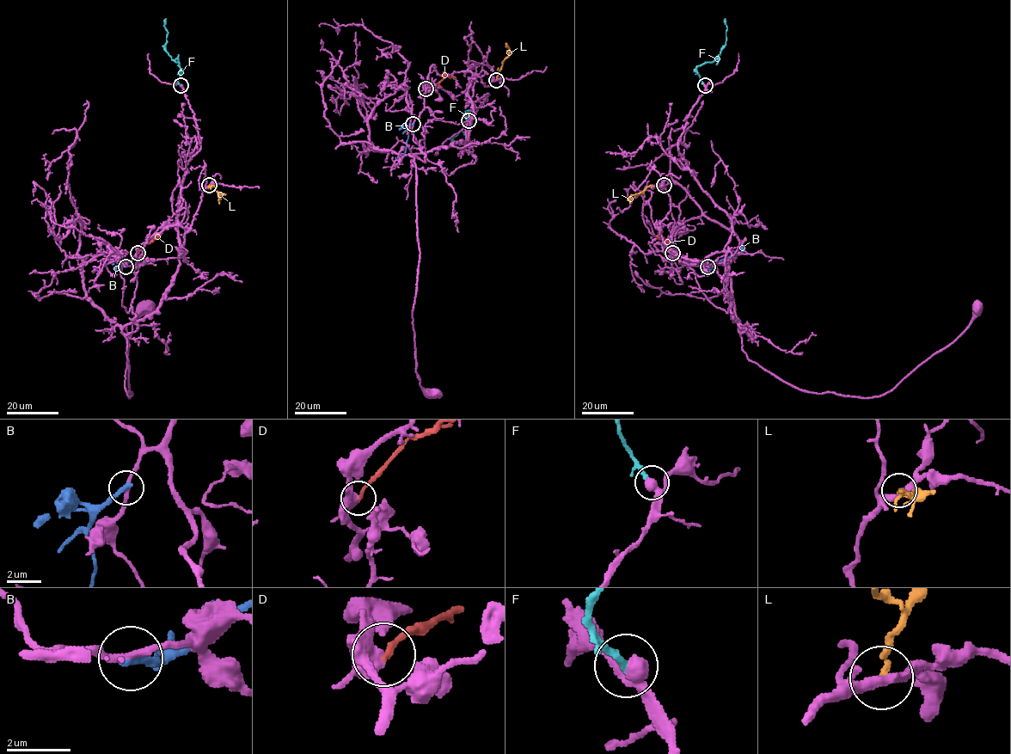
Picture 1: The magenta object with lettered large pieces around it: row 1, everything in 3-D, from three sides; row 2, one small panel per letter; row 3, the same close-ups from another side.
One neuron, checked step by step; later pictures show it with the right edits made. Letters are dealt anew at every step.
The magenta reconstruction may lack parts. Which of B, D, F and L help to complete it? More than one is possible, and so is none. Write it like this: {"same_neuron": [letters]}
{"same_neuron": ["F"]}

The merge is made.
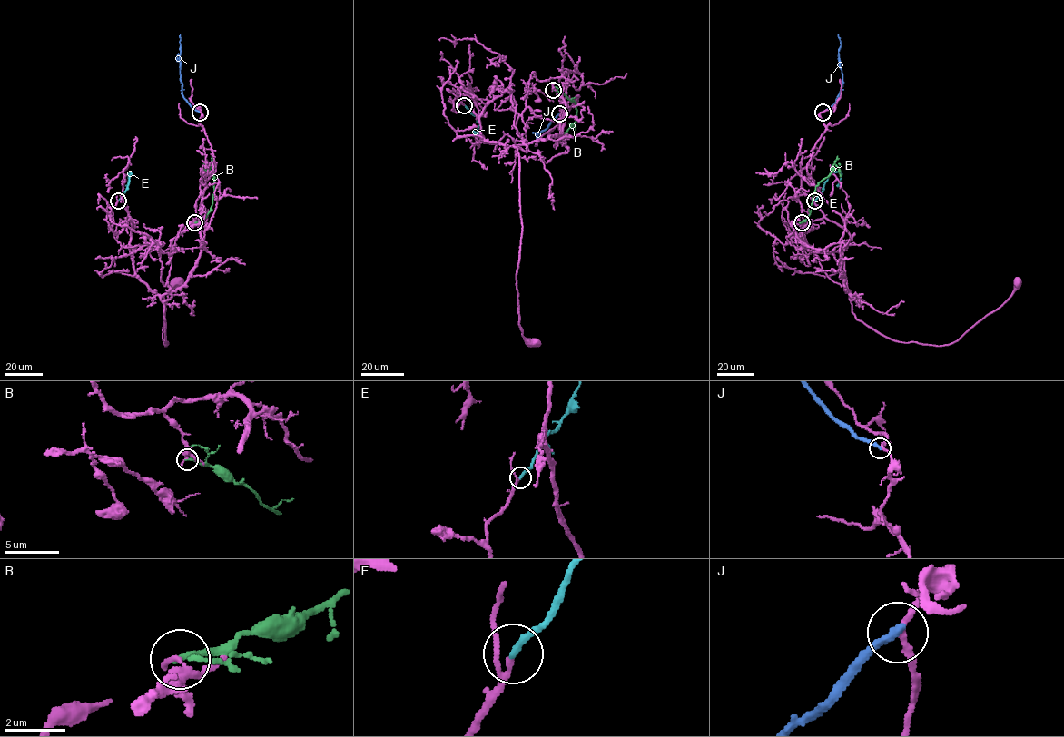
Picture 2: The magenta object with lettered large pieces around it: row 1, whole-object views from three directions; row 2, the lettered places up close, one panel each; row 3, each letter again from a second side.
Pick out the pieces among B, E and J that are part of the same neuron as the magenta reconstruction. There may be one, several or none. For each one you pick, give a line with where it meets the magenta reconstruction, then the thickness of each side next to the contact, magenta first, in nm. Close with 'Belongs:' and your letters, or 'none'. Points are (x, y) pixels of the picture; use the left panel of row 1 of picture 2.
E: Touches magenta at (118, 201). Thickness 130 nm (magenta) against 220 nm
Belongs: E

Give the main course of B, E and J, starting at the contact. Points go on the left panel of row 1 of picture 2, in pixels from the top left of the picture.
B: (194, 222), (206, 217), (212, 204), (214, 177), (210, 171), (211, 156)
E: (118, 201), (126, 190), (130, 171), (125, 185)
J: (200, 113), (188, 103), (182, 93), (180, 34)

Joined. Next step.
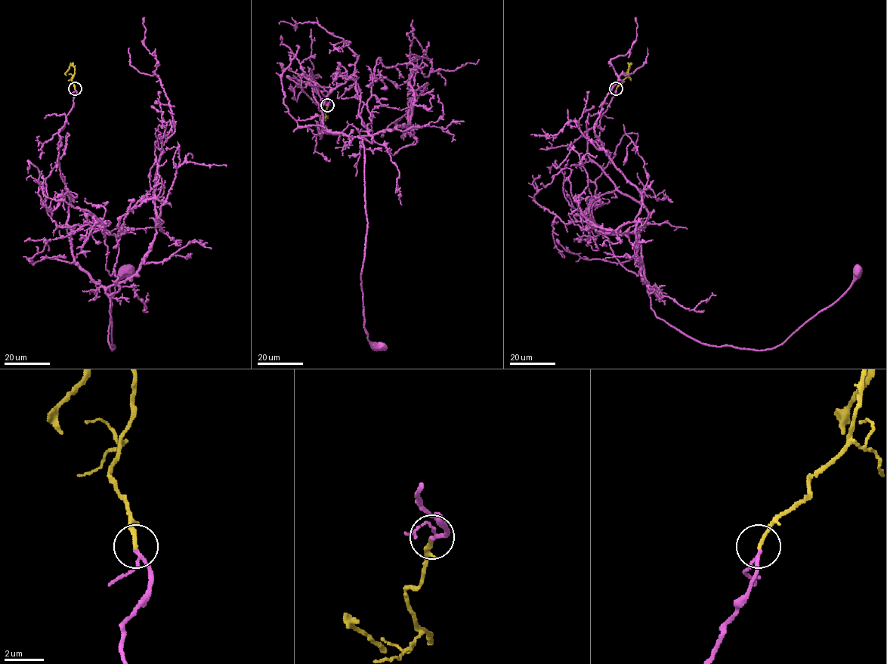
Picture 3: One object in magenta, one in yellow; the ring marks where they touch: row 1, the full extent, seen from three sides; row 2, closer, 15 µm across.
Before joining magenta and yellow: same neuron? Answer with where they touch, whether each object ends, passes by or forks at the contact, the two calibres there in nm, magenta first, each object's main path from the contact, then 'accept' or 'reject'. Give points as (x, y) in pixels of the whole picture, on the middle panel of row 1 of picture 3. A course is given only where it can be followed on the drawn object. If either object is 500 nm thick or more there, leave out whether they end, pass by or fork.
at (327, 105); magenta passes by; yellow ends there; 140 nm thick on the magenta side, 200 nm on the other; magenta runs (328, 105), (311, 75), (321, 137), (323, 128), (363, 140), (364, 328), (378, 346); yellow runs (328, 105), (324, 112), (327, 117), (322, 118), (319, 115); accept

